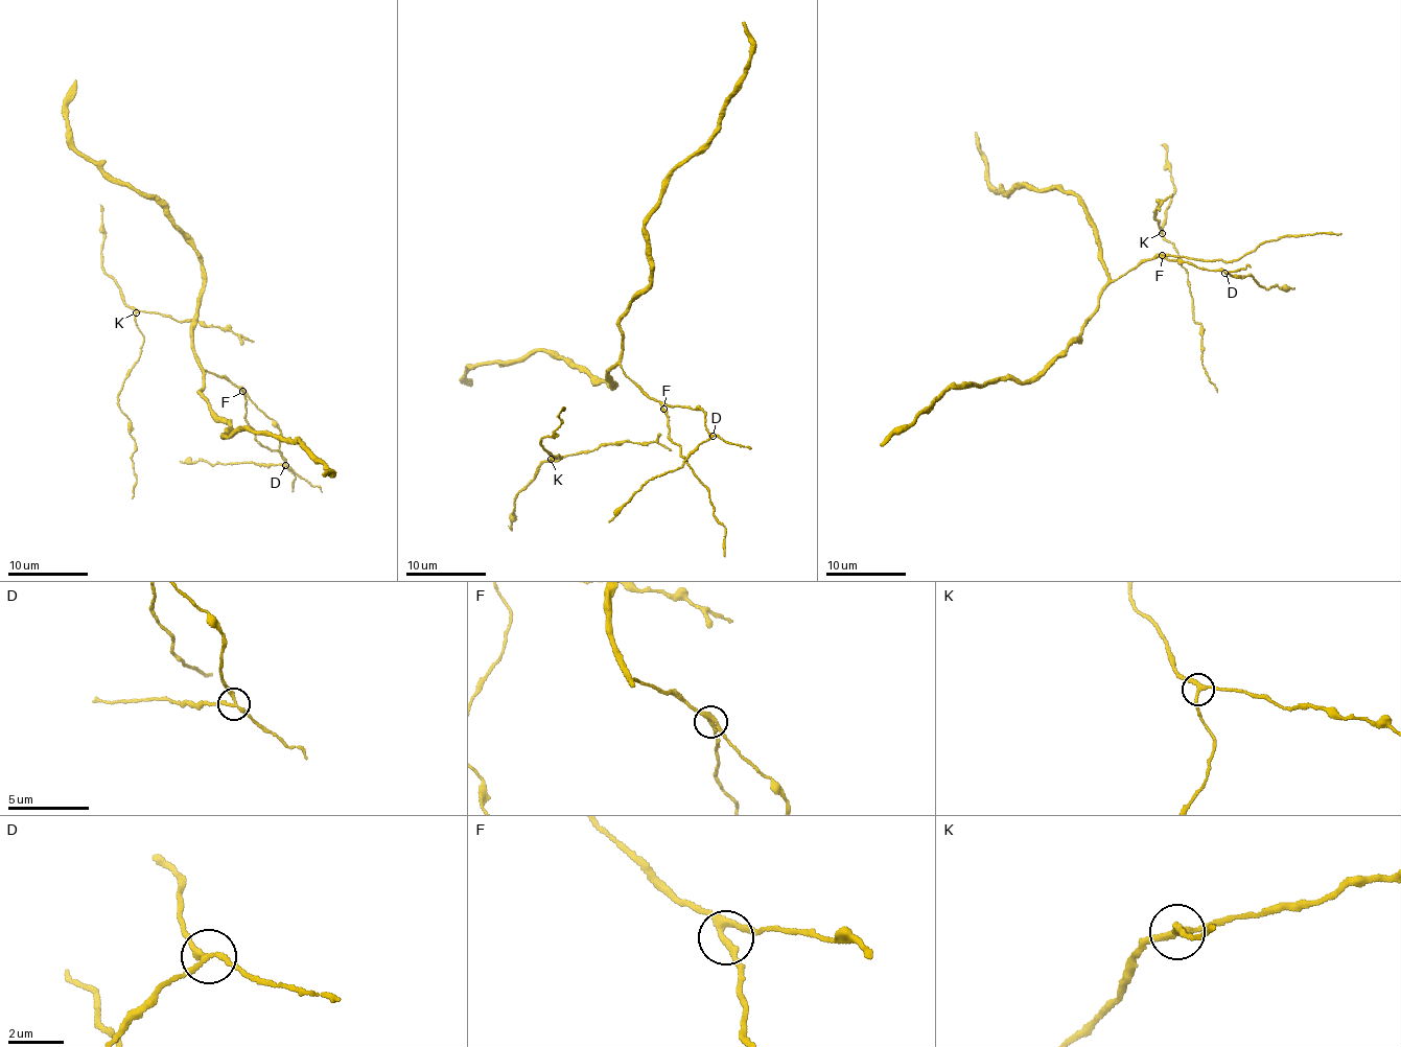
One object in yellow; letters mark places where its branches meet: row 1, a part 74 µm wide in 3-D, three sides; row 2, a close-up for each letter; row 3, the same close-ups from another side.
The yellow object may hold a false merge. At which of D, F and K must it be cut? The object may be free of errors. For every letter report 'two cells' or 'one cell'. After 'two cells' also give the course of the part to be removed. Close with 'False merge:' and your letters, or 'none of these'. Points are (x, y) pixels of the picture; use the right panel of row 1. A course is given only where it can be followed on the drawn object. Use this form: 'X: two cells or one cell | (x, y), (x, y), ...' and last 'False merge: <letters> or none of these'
D: two cells | (1226, 273), (1233, 278), (1252, 276), (1260, 287), (1293, 288)
F: one cell
K: one cell
False merge: D

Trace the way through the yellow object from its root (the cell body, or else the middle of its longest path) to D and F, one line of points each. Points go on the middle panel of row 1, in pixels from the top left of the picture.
D: (625, 372), (653, 399), (674, 406), (703, 412), (706, 431), (713, 436)
F: (625, 372), (663, 409)

